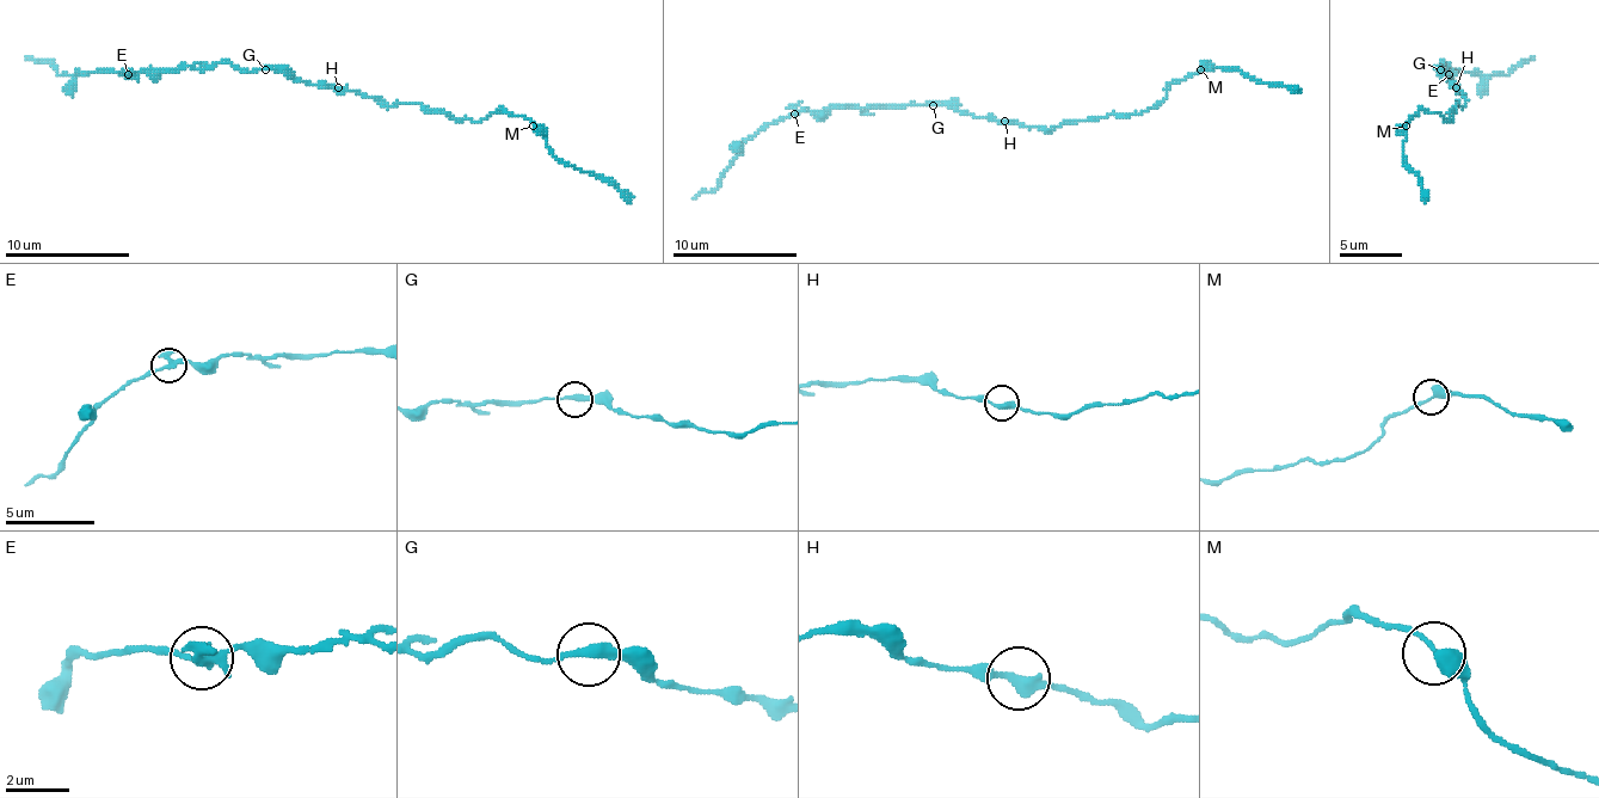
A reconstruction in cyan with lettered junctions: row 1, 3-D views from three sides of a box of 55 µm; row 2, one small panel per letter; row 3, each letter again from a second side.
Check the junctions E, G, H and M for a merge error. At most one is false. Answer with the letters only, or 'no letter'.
no letter

